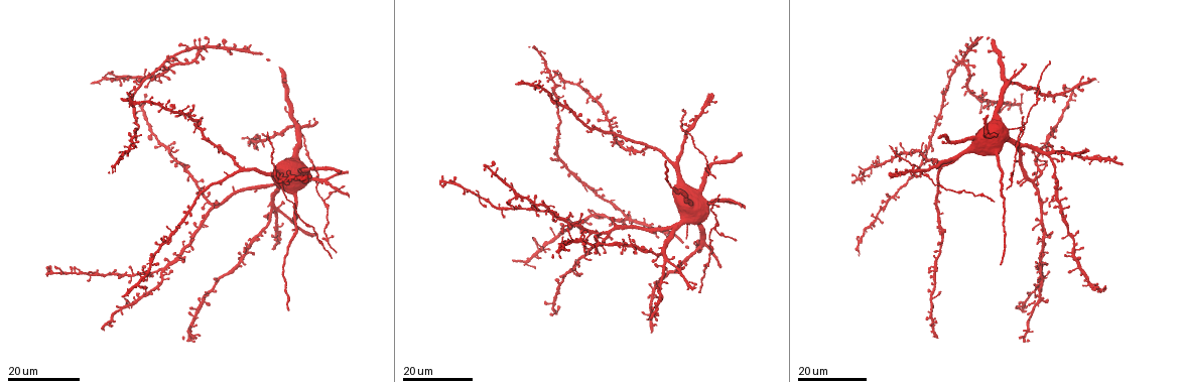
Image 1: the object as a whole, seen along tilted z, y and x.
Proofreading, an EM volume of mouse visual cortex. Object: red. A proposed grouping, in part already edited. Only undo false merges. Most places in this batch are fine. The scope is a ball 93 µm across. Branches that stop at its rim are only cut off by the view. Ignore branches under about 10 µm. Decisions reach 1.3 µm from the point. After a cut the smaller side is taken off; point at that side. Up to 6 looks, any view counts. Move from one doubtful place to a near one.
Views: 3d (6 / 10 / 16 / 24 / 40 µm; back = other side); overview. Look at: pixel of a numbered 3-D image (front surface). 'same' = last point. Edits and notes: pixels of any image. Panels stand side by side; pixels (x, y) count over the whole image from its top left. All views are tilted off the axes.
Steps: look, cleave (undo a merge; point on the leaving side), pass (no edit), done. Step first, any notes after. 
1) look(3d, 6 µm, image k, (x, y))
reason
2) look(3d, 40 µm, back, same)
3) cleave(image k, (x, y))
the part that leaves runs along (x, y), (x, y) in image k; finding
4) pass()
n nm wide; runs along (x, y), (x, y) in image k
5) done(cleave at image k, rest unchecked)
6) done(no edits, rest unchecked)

look(3d, 16 µm, image 1, (310, 160))
a narrow waist

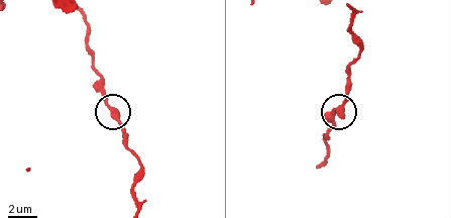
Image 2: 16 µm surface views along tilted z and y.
look(3d, 6 µm, image 2, (106, 102))

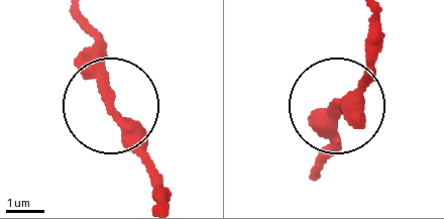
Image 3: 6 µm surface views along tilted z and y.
pass()
one neuron here

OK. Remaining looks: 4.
look(3d, 16 µm, image 1, (241, 168))

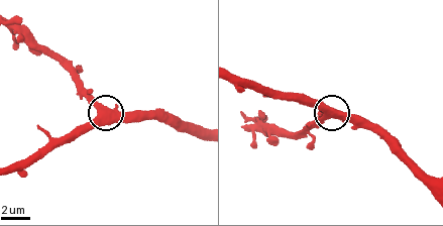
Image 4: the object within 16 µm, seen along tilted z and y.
look(3d, 10 µm, image 4, (98, 109))

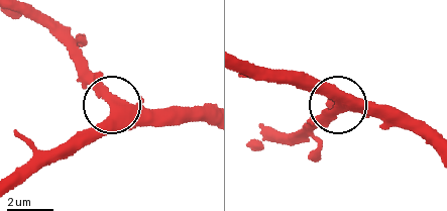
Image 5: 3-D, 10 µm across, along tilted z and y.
pass()
one neuron here

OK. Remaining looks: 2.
look(3d, 16 µm, image 1, (924, 173))
four or more arms meet

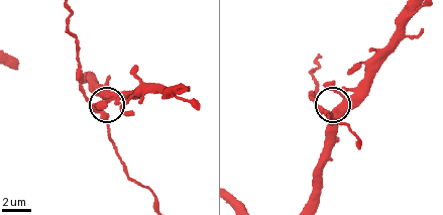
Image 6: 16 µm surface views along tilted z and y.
look(3d, 6 µm, image 6, (336, 111))

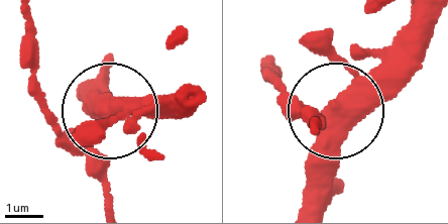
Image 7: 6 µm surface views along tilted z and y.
pass()
runs along (90, 82), (90, 96), (111, 107), (190, 87) in image 7; one neuron here

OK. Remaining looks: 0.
done(no edits, rest unchecked)

